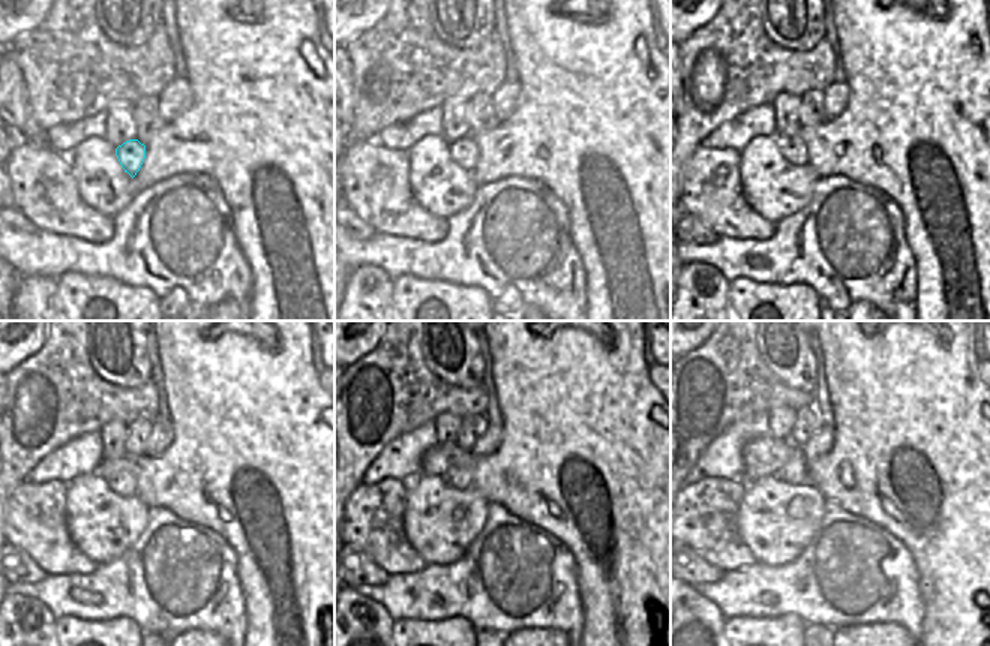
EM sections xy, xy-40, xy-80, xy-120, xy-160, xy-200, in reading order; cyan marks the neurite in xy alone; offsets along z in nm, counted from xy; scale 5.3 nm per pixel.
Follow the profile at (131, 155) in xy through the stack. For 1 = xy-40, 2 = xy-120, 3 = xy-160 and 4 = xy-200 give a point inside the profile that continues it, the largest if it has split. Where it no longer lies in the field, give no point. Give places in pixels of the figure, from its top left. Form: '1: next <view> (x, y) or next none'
1: next xy-40 (464, 152)
2: next xy-120 (122, 483)
3: next xy-160 (461, 478)
4: next xy-200 (794, 472)

